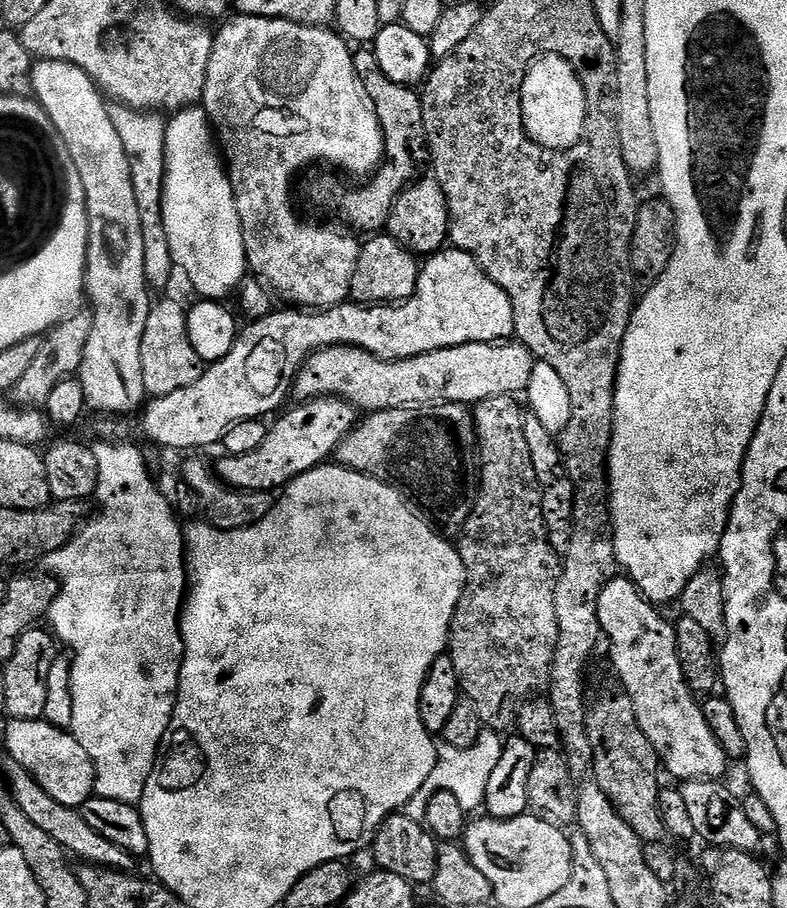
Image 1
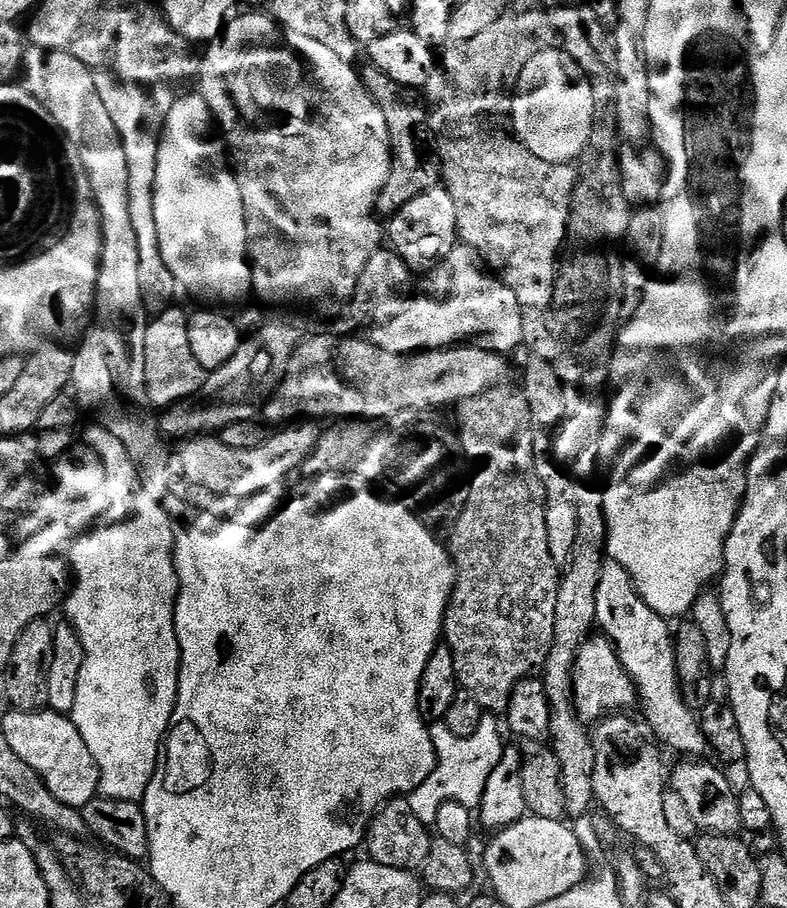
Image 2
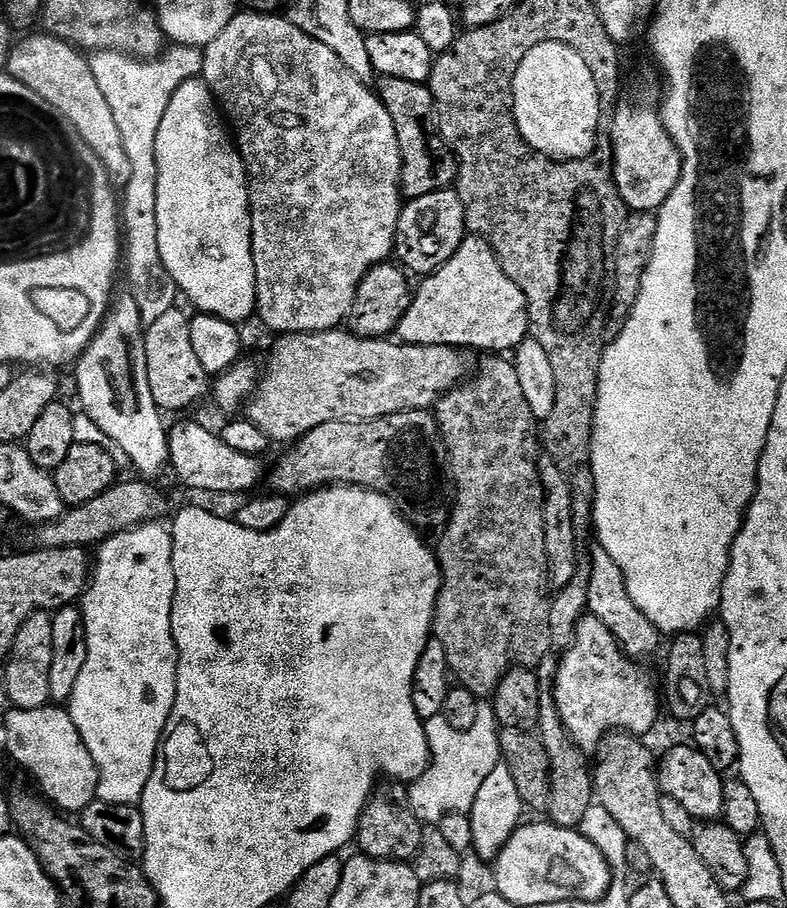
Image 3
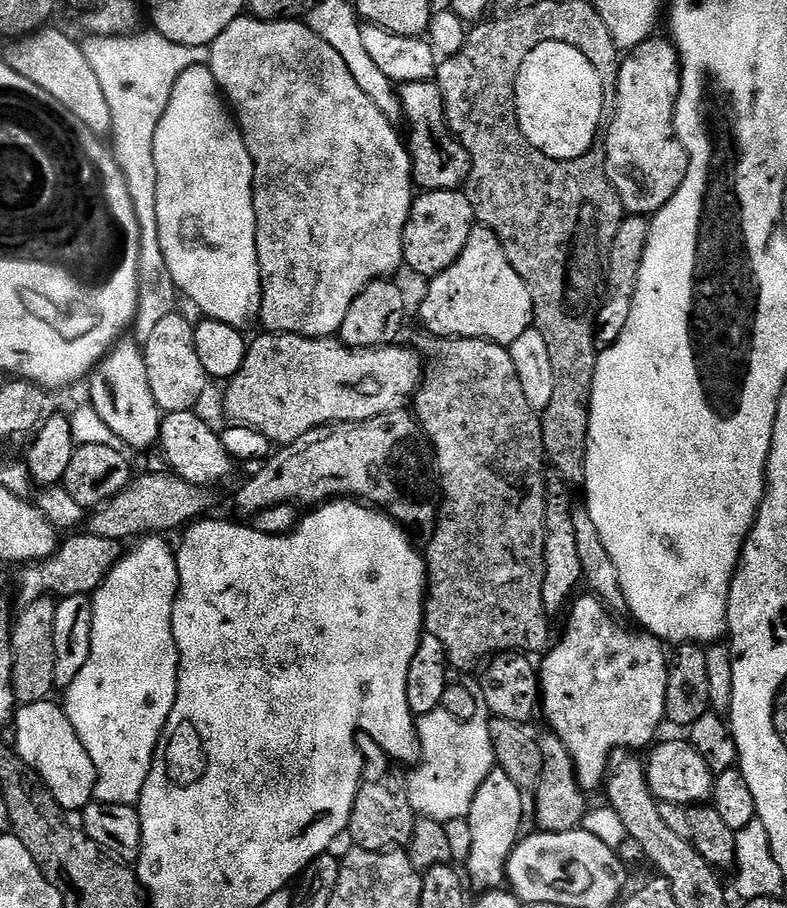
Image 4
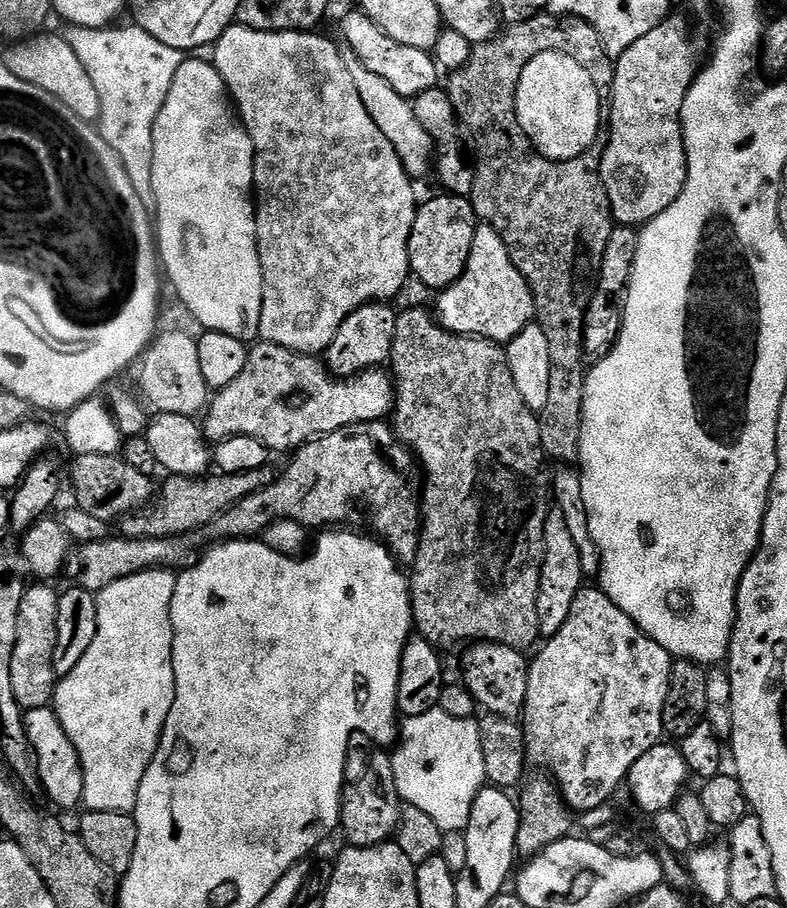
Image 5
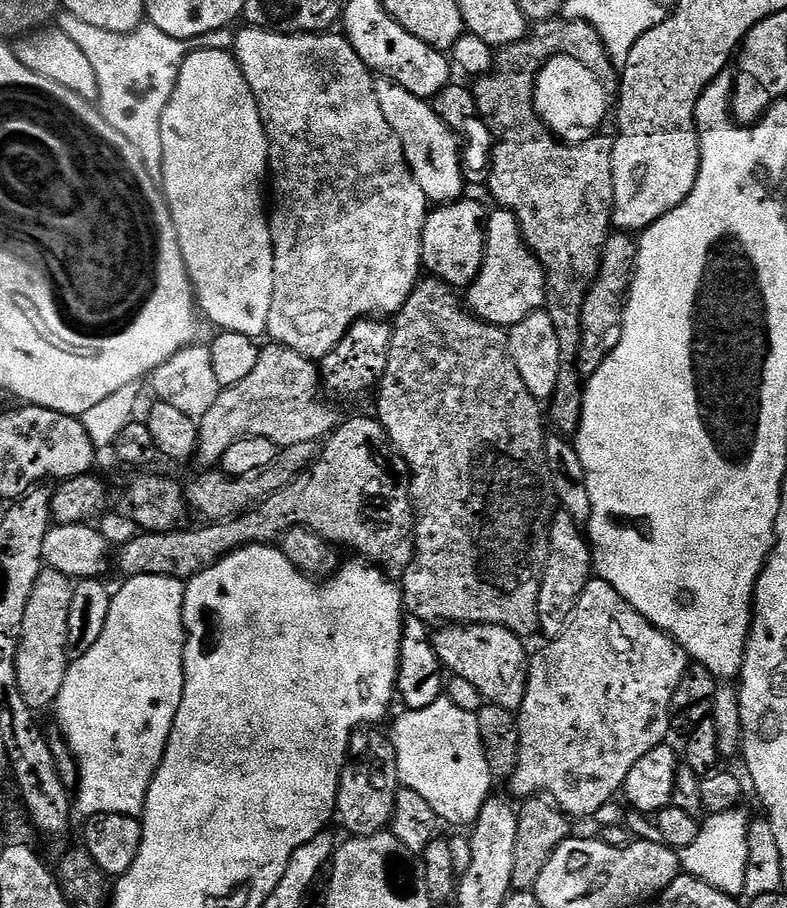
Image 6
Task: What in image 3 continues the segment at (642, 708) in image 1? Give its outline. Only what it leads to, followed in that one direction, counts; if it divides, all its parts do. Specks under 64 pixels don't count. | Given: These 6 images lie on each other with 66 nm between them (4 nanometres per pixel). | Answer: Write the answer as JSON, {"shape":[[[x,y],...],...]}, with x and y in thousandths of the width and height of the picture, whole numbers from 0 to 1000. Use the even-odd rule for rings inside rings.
{"shape":[[[761,601],[753,604],[752,613],[750,613],[752,627],[750,628],[747,674],[765,685],[770,685],[770,694],[775,694],[775,698],[780,698],[788,714],[798,722],[818,725],[813,722],[831,721],[839,714],[841,698],[831,689],[831,685],[826,685],[826,681],[821,681],[821,676],[816,676],[816,672],[811,672],[811,667],[806,667],[806,663],[795,650],[795,641],[785,619],[780,619],[780,615],[775,615],[775,610],[770,610],[767,604]]]}

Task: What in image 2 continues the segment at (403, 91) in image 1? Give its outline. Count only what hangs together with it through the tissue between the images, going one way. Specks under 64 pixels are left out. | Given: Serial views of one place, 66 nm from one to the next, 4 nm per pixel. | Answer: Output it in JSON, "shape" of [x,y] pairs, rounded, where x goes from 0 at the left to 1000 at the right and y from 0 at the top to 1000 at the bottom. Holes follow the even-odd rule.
{"shape":[[[471,73],[464,74],[460,79],[460,87],[468,102],[475,108],[475,112],[480,112],[480,117],[485,121],[485,126],[490,126],[490,139],[496,143],[496,152],[498,153],[498,191],[490,200],[490,205],[483,211],[482,232],[488,236],[504,233],[511,227],[516,227],[516,222],[521,222],[521,218],[526,218],[530,214],[531,204],[529,204],[529,185],[524,180],[529,176],[529,137],[537,138],[541,132],[541,123],[537,118],[534,119],[522,110],[522,105],[511,104],[511,98],[506,90],[501,90],[501,86],[496,86],[490,81],[485,81],[485,77]]]}

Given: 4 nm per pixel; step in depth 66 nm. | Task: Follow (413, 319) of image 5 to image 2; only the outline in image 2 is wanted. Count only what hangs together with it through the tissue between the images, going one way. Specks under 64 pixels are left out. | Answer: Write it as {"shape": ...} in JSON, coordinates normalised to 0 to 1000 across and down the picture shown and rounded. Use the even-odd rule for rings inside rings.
{"shape":[[[637,425],[624,427],[602,438],[592,438],[586,445],[578,446],[577,467],[582,472],[584,490],[590,492],[591,503],[606,511],[605,521],[601,519],[595,534],[595,555],[587,562],[579,577],[573,578],[574,591],[567,595],[567,602],[574,613],[574,620],[579,622],[579,643],[574,648],[574,657],[569,664],[569,671],[564,677],[564,695],[562,697],[563,708],[577,720],[577,738],[579,739],[581,754],[588,761],[597,763],[612,778],[616,785],[640,786],[644,785],[648,764],[653,756],[661,749],[680,746],[687,739],[694,729],[694,720],[699,720],[699,711],[704,707],[704,667],[709,667],[709,645],[714,633],[713,622],[701,618],[699,601],[694,593],[694,544],[691,532],[681,521],[681,482],[677,458],[673,445],[659,426],[645,427]]]}

